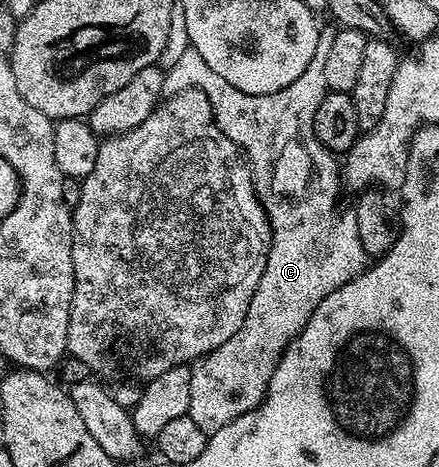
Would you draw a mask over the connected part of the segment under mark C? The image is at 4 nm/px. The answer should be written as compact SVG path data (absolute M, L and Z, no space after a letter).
M326 29L319 30L318 44L316 45L316 53L312 57L312 61L308 65L308 69L304 69L304 73L300 73L300 77L296 77L296 81L292 81L292 85L288 85L284 89L280 89L276 93L268 93L267 95L249 95L243 91L238 91L234 87L226 86L224 77L220 77L220 73L212 73L212 69L208 69L208 64L204 62L204 57L200 57L200 53L196 53L196 49L190 46L184 53L180 61L176 65L172 65L170 70L166 71L166 80L164 81L164 92L173 93L175 91L183 91L184 89L192 89L198 87L202 91L209 93L211 96L218 95L217 102L222 103L250 103L250 132L247 133L245 150L248 152L248 162L250 165L250 173L254 177L254 192L258 195L258 200L261 201L266 215L270 219L270 232L274 239L270 243L270 252L268 253L268 261L264 273L260 277L260 285L256 285L256 293L252 297L252 301L248 305L248 313L244 317L244 321L240 325L240 329L236 329L236 333L232 337L228 337L228 341L224 341L224 345L220 345L220 349L216 349L212 353L203 355L197 360L196 366L192 370L192 390L188 396L188 414L191 419L200 425L200 429L207 433L213 433L224 429L224 425L228 425L232 421L236 421L236 417L240 417L244 413L248 413L252 409L256 409L262 404L266 398L266 390L272 381L272 373L276 373L278 362L281 361L286 347L295 337L304 329L304 325L308 325L308 317L312 317L312 313L316 313L316 305L320 305L320 301L324 301L324 297L328 297L328 293L336 293L336 289L340 289L340 285L348 285L348 281L352 281L358 275L362 274L368 266L368 256L364 245L360 245L360 233L356 229L356 217L353 210L337 211L334 206L338 203L338 183L340 187L340 163L336 160L335 152L324 147L322 143L314 136L314 122L316 121L316 109L320 109L320 101L324 101L327 88L324 81L324 61L327 60L328 49L331 48L335 32Z

